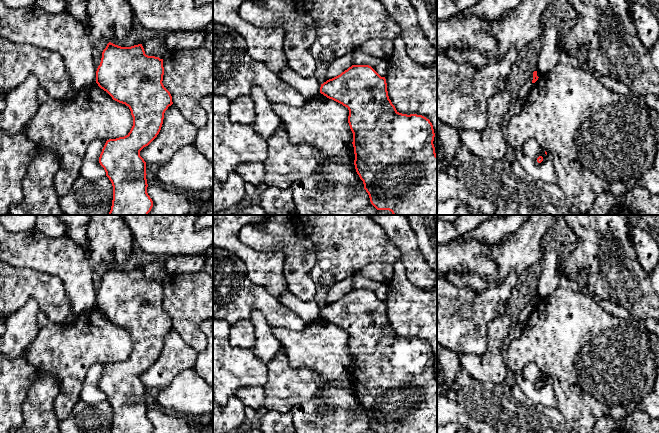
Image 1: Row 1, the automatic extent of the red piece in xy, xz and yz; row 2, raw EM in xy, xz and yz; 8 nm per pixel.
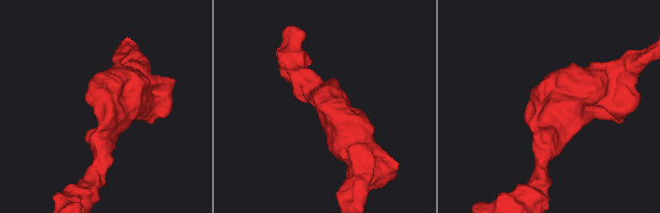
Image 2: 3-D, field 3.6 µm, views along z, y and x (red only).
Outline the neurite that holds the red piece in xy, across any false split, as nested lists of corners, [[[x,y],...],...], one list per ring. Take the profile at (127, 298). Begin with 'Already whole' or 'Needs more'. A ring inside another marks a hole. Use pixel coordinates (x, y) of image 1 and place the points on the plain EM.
Already whole. [[[109,266],[102,276],[101,286],[96,295],[96,307],[113,324],[128,330],[133,341],[130,356],[124,361],[107,364],[99,381],[99,387],[113,410],[111,433],[152,433],[153,431],[153,425],[147,417],[146,386],[140,380],[140,375],[157,361],[163,348],[164,337],[173,328],[170,316],[162,307],[163,299],[163,283],[146,279],[142,268],[121,271]]]

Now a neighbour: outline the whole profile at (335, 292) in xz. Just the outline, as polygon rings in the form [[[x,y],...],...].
[[[352,276],[331,286],[329,288],[327,295],[328,304],[340,299],[342,296],[347,294],[349,291],[352,290],[352,286],[353,286]]]

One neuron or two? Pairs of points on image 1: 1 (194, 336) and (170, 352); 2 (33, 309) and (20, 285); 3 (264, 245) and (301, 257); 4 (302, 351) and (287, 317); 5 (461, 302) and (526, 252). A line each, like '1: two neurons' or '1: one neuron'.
1: two neurons
2: two neurons
3: one neuron
4: two neurons
5: one neuron

